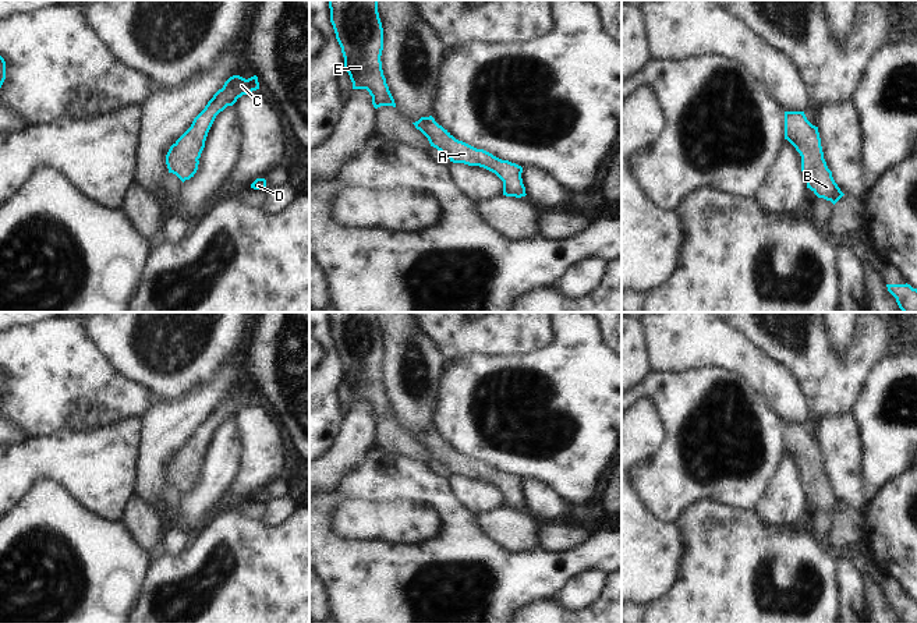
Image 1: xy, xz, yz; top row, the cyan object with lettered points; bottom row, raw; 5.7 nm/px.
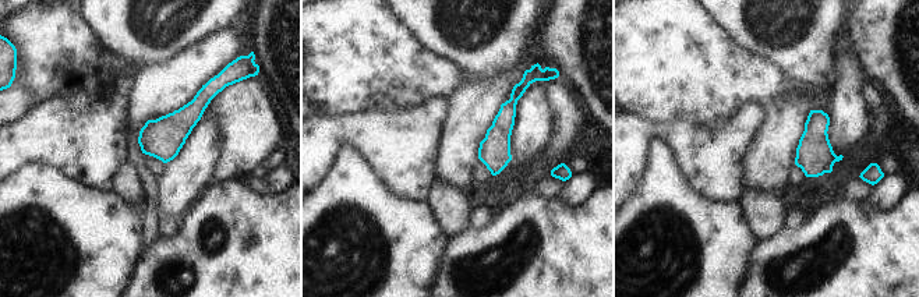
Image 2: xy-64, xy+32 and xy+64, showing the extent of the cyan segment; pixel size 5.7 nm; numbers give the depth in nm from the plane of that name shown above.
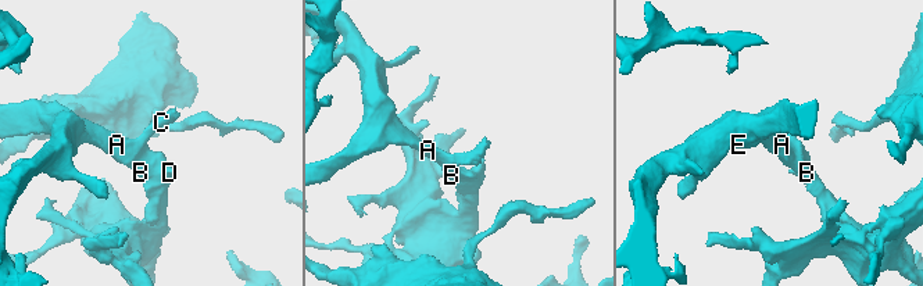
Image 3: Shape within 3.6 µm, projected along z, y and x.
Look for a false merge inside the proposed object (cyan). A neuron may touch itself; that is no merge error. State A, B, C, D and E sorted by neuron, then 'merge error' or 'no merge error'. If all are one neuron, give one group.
A B C D E | no merge error

